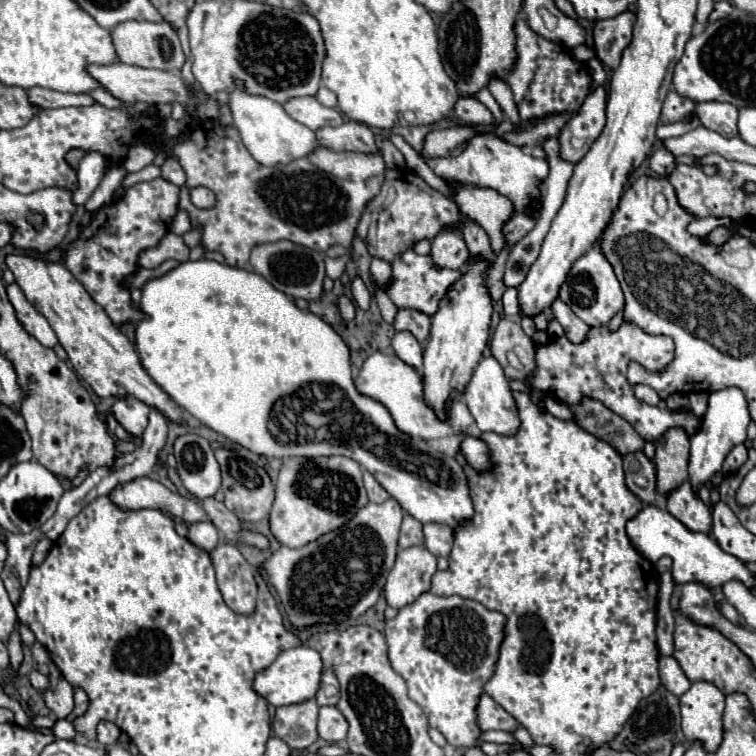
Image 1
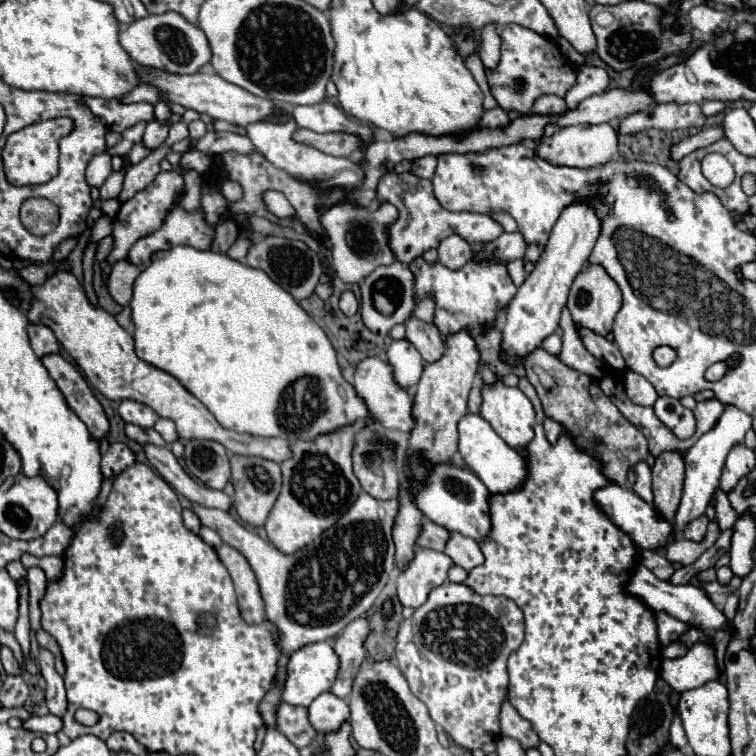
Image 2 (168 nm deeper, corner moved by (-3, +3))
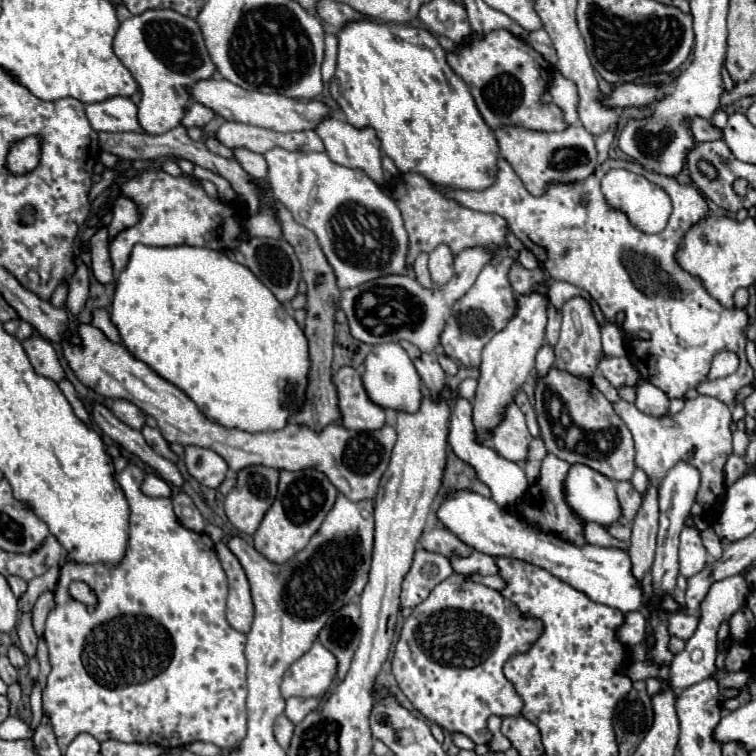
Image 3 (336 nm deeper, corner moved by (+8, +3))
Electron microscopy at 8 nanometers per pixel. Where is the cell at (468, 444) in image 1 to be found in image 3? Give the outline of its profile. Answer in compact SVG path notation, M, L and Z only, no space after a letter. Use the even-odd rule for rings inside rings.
M458 397L456 403L454 403L452 417L450 417L448 443L450 443L452 451L454 451L462 461L466 461L468 465L472 465L472 467L476 469L478 479L490 487L492 499L494 499L500 507L504 507L504 509L508 509L508 511L514 511L514 509L522 503L524 493L528 491L528 481L526 481L524 469L522 469L518 463L500 457L496 451L492 451L490 447L480 445L480 443L476 441L476 433L474 433L474 425L472 425L472 405L470 405L468 399Z

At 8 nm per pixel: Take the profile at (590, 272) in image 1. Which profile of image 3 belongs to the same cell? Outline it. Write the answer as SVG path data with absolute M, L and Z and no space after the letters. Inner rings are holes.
M572 297L562 307L562 331L560 339L554 345L556 355L556 369L568 371L570 375L576 375L578 379L592 379L598 361L602 359L602 345L600 345L600 325L592 315L590 303L582 297Z

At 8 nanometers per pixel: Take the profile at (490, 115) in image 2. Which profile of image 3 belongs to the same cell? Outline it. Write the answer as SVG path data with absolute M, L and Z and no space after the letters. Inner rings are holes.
M572 125L562 133L544 133L544 131L530 131L522 127L502 127L494 131L500 155L512 165L516 175L522 179L524 187L540 197L552 183L580 183L594 173L596 167L596 149L594 137L584 131L580 125ZM552 153L552 163L550 163Z

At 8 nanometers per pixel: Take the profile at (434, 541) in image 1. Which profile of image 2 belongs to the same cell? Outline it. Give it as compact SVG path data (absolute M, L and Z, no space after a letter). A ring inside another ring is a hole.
M457 531L449 533L445 555L449 555L453 559L453 563L461 565L465 571L483 563L483 553L481 553L477 541L471 537L465 537Z

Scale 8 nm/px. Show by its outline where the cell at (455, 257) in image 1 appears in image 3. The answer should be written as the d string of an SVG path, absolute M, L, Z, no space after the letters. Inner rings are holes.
M438 245L432 253L430 253L430 261L428 261L428 269L430 269L430 277L434 285L446 285L448 279L452 279L454 275L454 257L450 253L450 249L446 245Z

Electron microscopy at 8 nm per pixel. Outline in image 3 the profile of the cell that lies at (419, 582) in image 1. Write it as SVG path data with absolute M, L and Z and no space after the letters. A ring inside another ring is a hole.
M418 549L414 555L414 563L402 583L402 607L414 609L416 605L420 605L430 595L430 591L452 573L452 565L444 555Z

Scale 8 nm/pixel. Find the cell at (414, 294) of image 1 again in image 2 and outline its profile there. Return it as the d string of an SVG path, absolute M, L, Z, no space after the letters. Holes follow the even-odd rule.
M419 257L409 263L409 269L415 277L415 299L421 301L427 295L433 297L435 301L433 323L439 327L443 335L455 333L459 329L469 329L471 335L477 335L481 327L485 327L495 319L497 311L505 307L517 291L505 265L499 263L469 261L459 271L451 271L443 267L439 261L427 263L423 257Z

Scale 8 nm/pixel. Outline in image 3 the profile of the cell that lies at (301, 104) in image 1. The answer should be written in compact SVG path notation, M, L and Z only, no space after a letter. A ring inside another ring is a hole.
M326 117L316 129L324 141L328 157L344 167L358 167L378 185L384 183L382 177L382 153L380 143L372 129L356 129L350 123Z

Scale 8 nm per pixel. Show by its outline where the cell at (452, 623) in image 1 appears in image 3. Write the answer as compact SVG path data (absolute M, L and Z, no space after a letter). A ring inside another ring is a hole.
M454 573L406 617L392 673L404 695L428 721L448 733L460 731L474 743L488 745L492 741L486 727L488 717L520 717L522 711L522 699L504 677L502 667L512 655L528 651L542 633L544 623L524 617L500 591Z

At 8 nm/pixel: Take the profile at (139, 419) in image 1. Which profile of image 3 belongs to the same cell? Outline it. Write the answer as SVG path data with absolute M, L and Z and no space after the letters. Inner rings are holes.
M116 399L112 405L112 413L126 425L134 427L134 429L142 429L144 427L144 411L140 411L140 407L124 401L124 399Z

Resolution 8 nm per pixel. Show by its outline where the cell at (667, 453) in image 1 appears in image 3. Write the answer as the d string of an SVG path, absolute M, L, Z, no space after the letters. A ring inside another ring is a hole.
M650 485L642 507L632 525L632 537L628 541L628 555L632 559L632 575L642 583L644 575L650 571L654 561L658 533L658 489Z

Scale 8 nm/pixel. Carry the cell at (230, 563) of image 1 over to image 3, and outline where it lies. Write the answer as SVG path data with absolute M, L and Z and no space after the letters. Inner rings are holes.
M218 543L216 551L218 551L218 559L222 563L222 569L226 573L228 587L230 587L226 603L226 619L236 631L248 633L254 619L254 605L252 605L246 573L238 557L228 549L226 543Z

